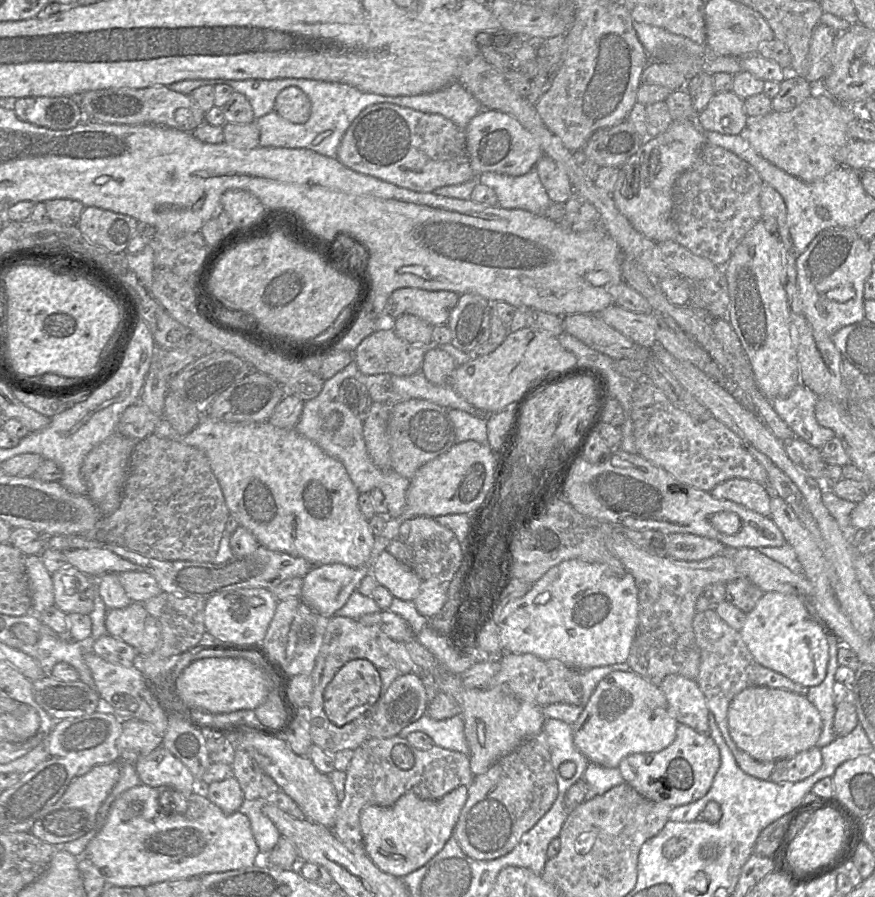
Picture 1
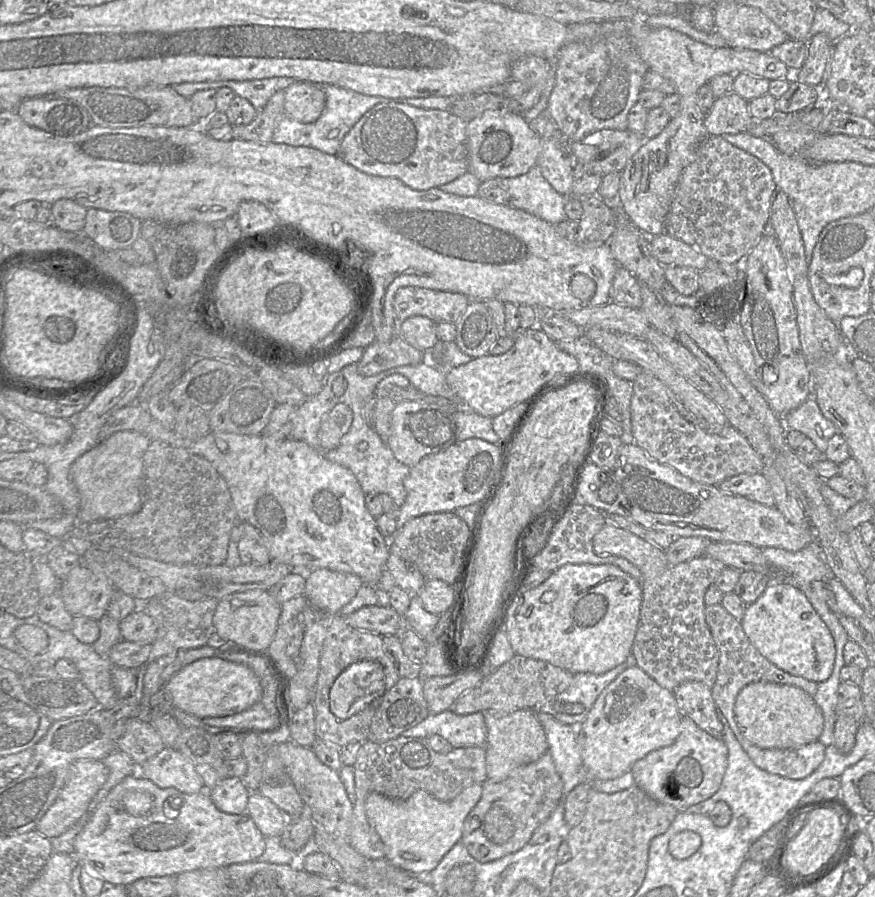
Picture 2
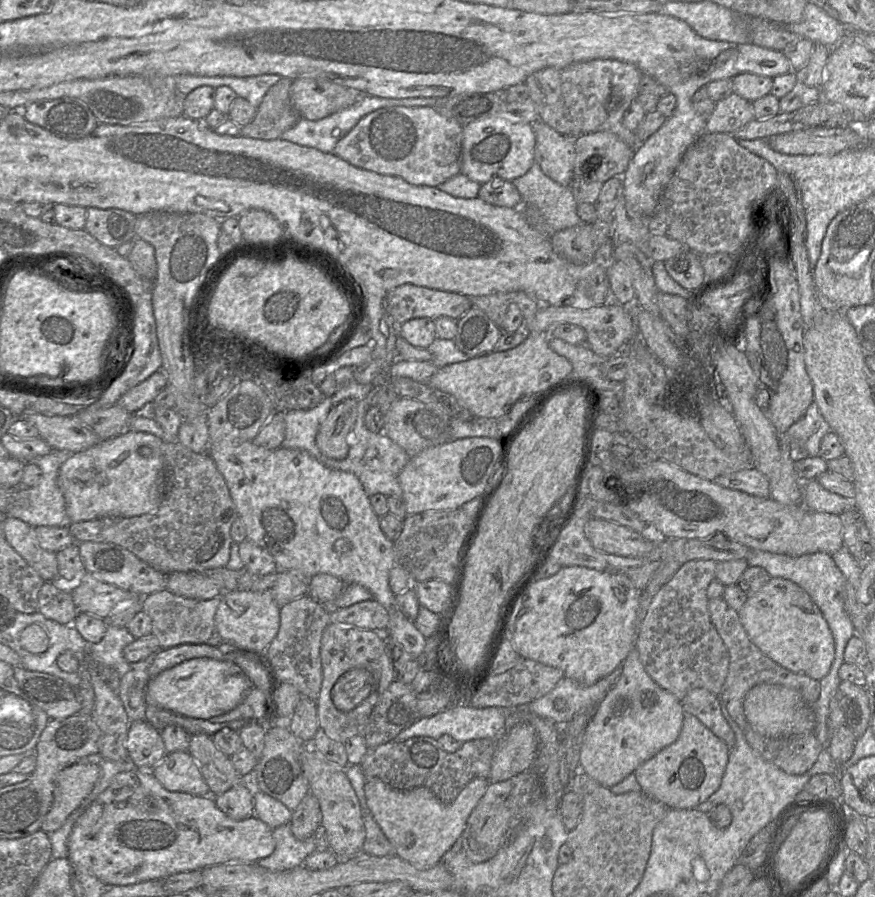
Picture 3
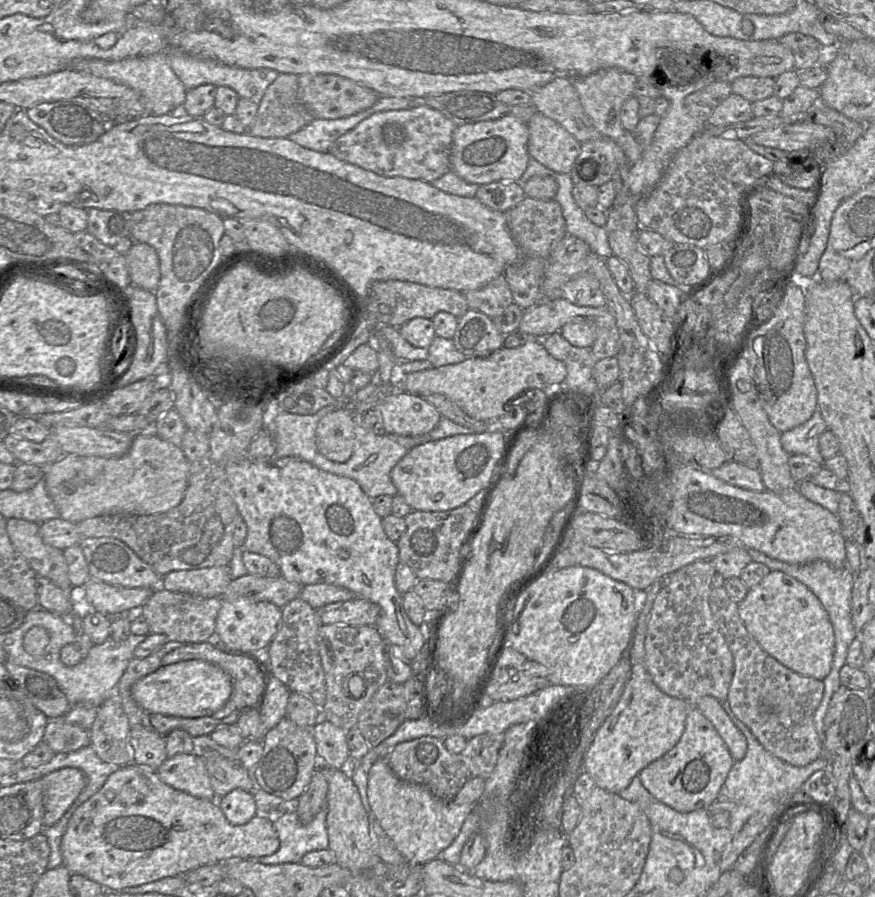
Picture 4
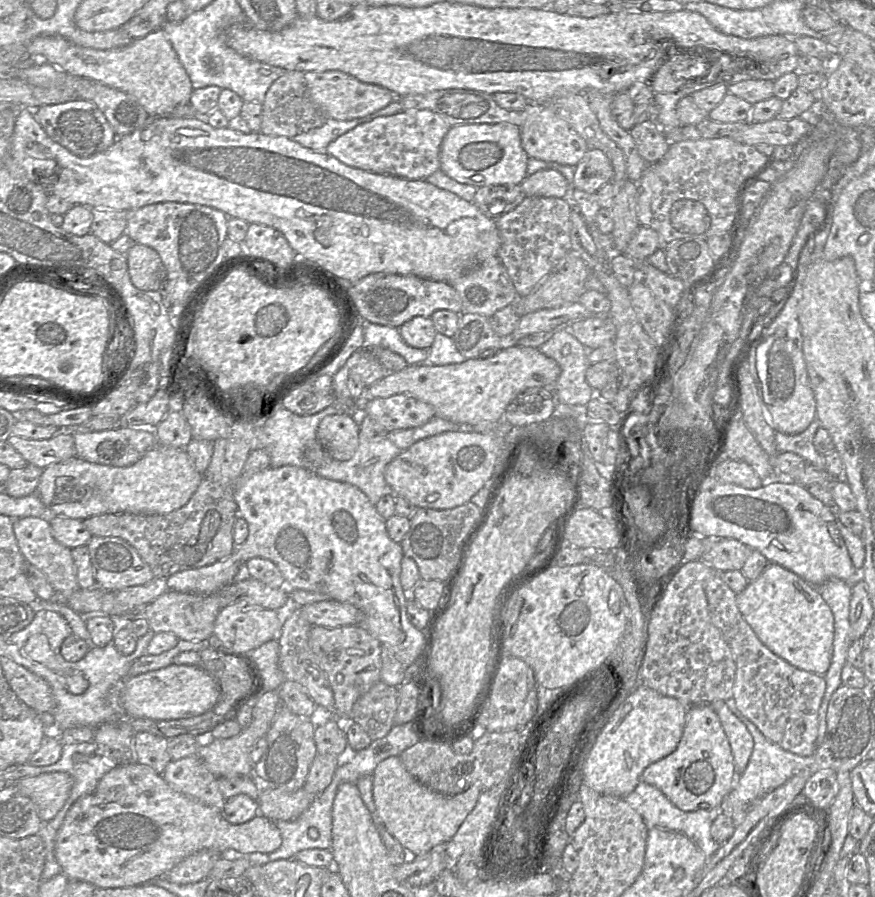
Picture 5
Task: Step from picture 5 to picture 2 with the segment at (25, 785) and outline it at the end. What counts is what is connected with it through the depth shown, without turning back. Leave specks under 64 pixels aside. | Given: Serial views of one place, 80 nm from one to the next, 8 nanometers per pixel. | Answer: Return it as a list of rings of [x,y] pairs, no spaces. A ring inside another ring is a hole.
[[[77,760],[73,762],[69,769],[67,783],[38,822],[35,831],[48,839],[58,837],[65,833],[86,814],[89,803],[104,785],[108,775],[108,768],[100,760]]]

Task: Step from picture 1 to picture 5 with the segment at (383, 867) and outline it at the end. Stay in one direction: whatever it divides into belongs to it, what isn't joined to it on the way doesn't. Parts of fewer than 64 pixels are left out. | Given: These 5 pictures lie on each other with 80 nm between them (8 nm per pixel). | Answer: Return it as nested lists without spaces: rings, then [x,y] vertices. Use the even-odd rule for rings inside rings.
[[[390,756],[382,760],[372,774],[372,782],[373,800],[378,815],[386,830],[411,856],[425,854],[449,842],[474,809],[481,794],[478,786],[471,786],[453,796],[433,791],[406,770],[399,756]]]

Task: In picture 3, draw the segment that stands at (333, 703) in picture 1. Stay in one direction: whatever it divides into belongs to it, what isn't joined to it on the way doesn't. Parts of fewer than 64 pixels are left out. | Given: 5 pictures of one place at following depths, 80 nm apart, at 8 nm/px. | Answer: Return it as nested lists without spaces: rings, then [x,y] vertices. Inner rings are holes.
[[[363,668],[351,669],[335,683],[332,700],[338,710],[348,712],[376,689],[376,678],[373,673]]]

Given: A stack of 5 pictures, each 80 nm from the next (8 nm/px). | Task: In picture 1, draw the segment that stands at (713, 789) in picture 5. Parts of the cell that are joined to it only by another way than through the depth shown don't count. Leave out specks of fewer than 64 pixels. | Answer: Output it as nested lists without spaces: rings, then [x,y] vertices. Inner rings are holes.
[[[678,723],[675,740],[659,752],[636,753],[622,759],[618,769],[626,784],[643,797],[671,807],[693,803],[710,790],[721,764],[720,750],[709,734]]]

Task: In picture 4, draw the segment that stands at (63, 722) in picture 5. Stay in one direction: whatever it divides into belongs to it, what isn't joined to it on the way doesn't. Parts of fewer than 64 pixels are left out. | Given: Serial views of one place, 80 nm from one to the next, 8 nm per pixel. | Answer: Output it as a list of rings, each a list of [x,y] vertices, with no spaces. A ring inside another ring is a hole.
[[[130,634],[129,637],[117,642],[109,637],[102,644],[92,645],[84,659],[75,666],[66,666],[60,660],[60,654],[52,654],[54,658],[53,668],[48,671],[33,668],[33,670],[44,672],[55,679],[59,689],[65,694],[71,707],[76,705],[92,706],[98,708],[106,699],[118,697],[119,681],[134,658],[135,648],[146,638],[146,635]]]

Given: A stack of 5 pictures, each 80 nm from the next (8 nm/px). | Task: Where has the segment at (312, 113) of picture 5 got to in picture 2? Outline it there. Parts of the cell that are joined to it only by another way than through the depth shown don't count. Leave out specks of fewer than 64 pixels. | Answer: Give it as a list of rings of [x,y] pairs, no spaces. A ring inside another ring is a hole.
[[[284,90],[277,91],[249,124],[233,126],[233,139],[270,142],[276,126],[285,116],[284,98]]]

